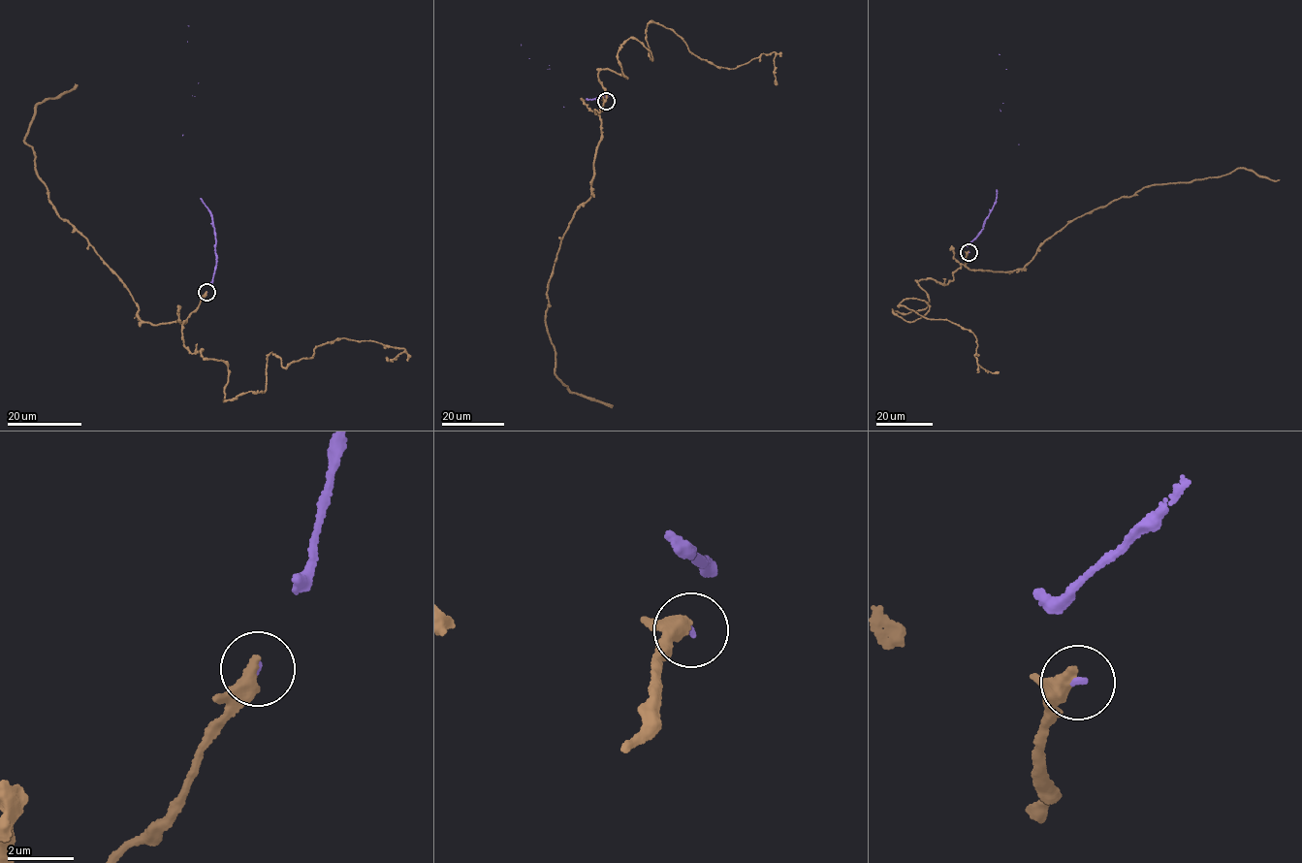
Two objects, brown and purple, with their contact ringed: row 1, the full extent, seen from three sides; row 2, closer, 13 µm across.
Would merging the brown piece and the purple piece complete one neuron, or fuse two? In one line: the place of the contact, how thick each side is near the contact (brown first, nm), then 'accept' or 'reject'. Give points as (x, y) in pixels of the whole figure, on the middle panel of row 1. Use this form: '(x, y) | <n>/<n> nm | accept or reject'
(606, 101) | 500/130 nm | reject

